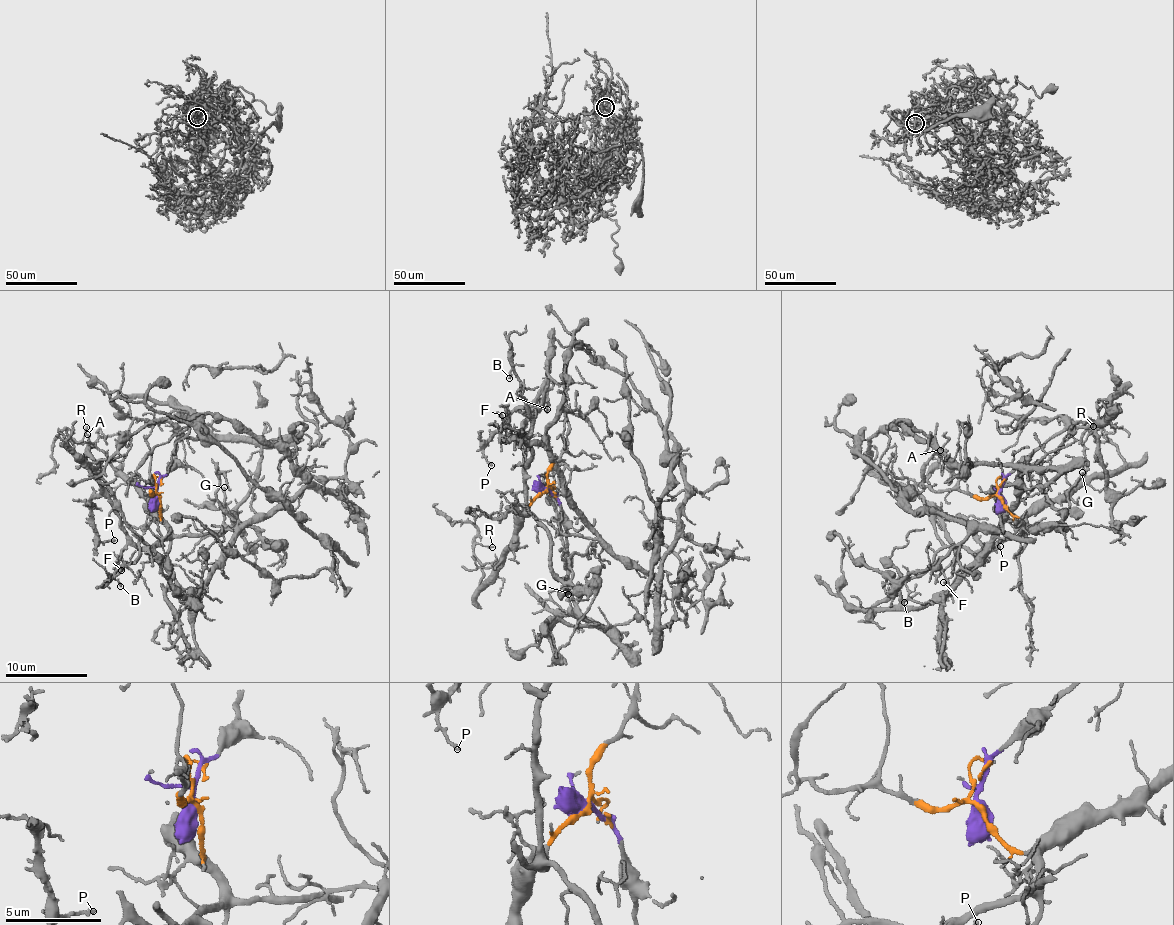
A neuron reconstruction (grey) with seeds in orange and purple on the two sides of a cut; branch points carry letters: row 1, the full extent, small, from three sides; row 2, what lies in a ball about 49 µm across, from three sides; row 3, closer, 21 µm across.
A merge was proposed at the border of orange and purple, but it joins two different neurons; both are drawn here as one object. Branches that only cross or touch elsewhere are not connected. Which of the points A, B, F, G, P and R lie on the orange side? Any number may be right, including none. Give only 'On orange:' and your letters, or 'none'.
On orange: A, B, F, G, P, R

